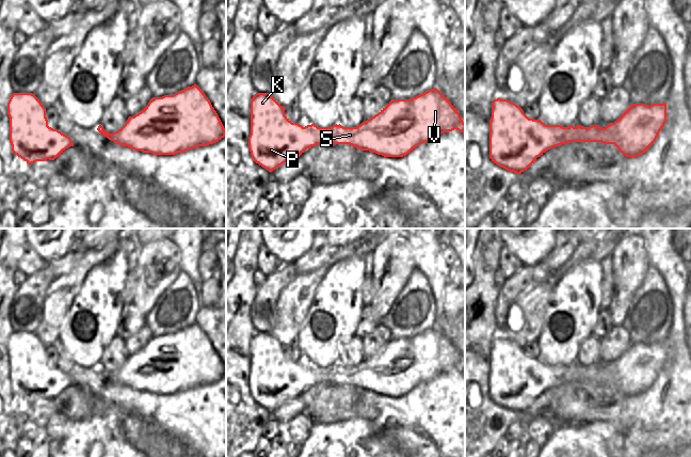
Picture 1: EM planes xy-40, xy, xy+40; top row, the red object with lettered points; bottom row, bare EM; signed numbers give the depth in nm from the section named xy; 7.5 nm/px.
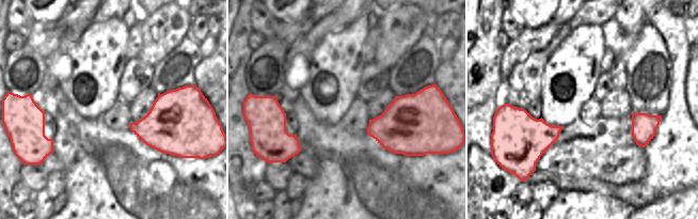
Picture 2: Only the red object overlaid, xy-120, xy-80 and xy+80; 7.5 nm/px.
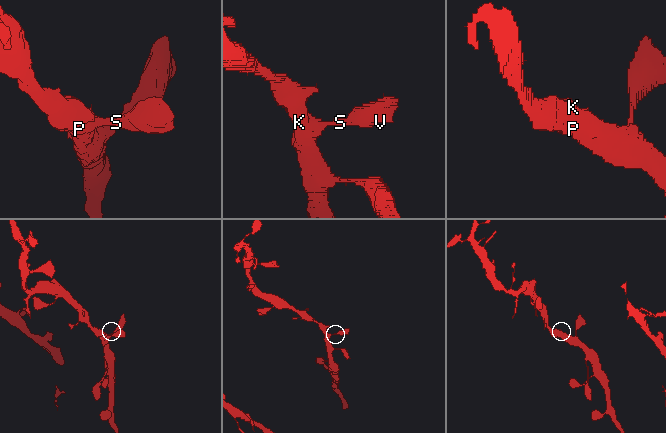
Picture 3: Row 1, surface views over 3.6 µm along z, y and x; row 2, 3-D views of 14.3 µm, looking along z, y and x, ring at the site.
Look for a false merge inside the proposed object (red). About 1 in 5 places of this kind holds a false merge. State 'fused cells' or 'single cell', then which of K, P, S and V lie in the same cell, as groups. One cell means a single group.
single cell; K P S V

